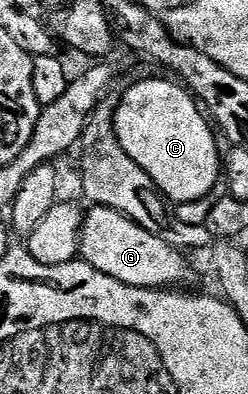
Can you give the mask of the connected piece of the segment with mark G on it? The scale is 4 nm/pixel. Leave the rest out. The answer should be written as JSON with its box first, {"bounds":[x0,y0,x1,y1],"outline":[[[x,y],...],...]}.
{"bounds":[79,205,191,290],"outline":[[[92,205],[90,209],[84,213],[79,237],[82,261],[113,280],[146,290],[186,287],[183,285],[191,278],[191,266],[186,256],[178,250],[178,245],[141,228],[134,220],[113,208]]]}

